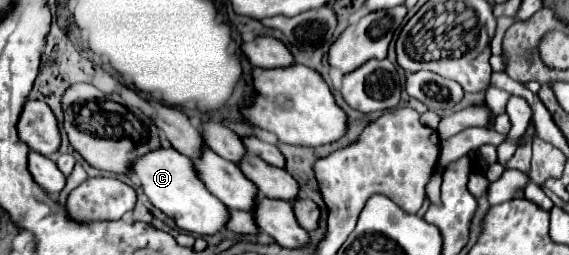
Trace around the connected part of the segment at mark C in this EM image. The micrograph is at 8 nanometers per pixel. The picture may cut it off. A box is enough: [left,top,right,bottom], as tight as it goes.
[130,148,230,234]

